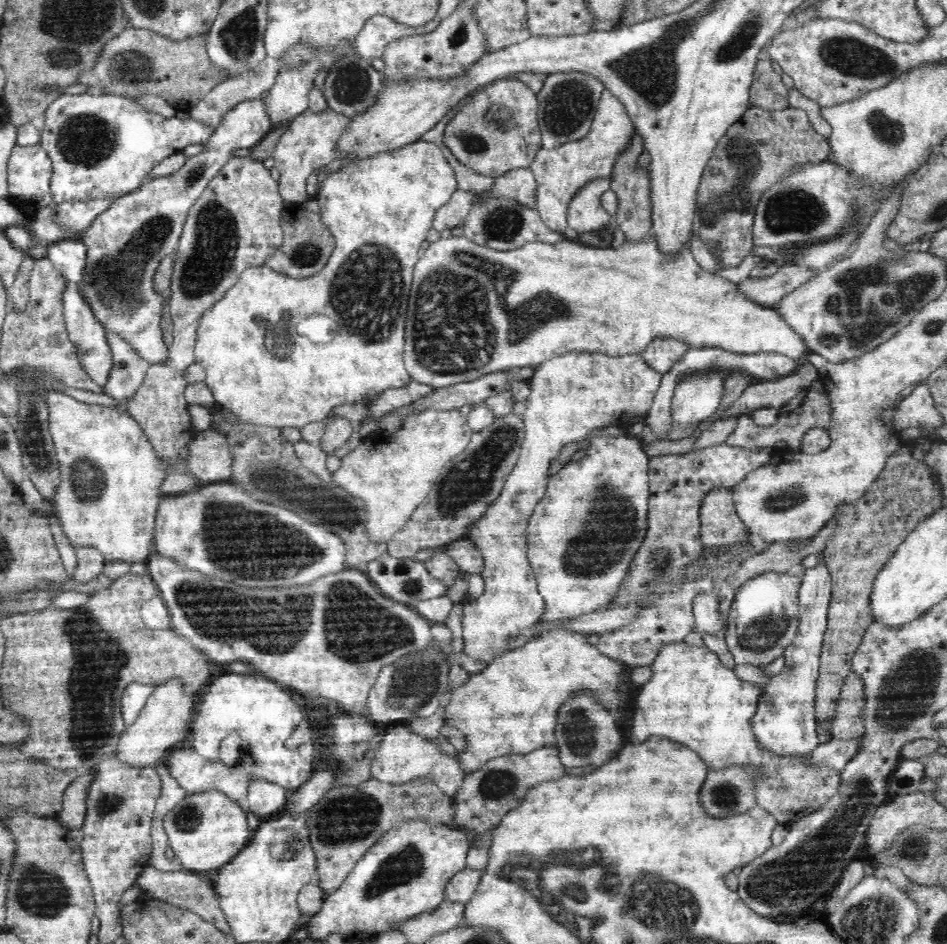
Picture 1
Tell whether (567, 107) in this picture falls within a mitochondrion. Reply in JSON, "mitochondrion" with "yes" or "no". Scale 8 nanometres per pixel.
{"mitochondrion":"yes"}

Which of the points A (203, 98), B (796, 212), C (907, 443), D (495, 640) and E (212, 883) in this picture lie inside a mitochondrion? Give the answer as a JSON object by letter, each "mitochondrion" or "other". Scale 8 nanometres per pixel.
{"A":"other","B":"mitochondrion","C":"other","D":"other","E":"other"}

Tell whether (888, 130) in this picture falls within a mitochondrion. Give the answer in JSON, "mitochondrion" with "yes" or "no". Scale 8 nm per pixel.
{"mitochondrion":"yes"}

